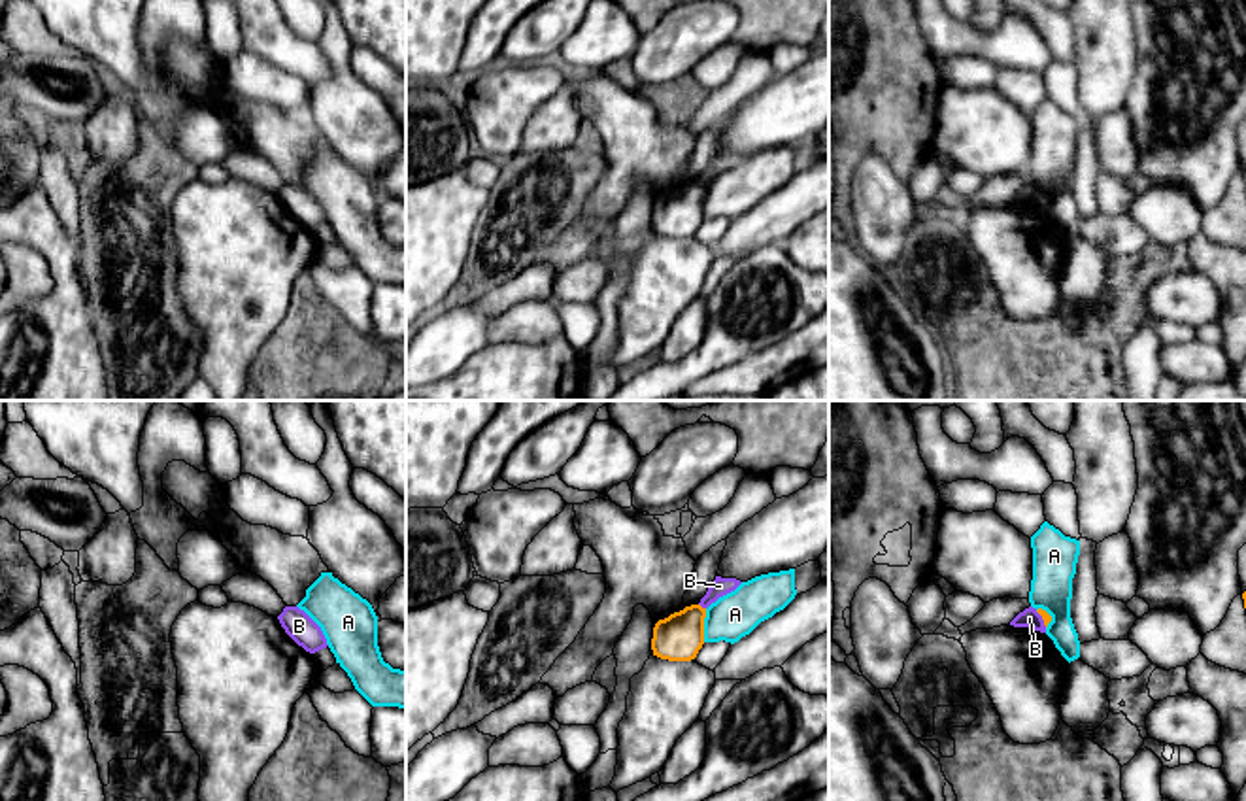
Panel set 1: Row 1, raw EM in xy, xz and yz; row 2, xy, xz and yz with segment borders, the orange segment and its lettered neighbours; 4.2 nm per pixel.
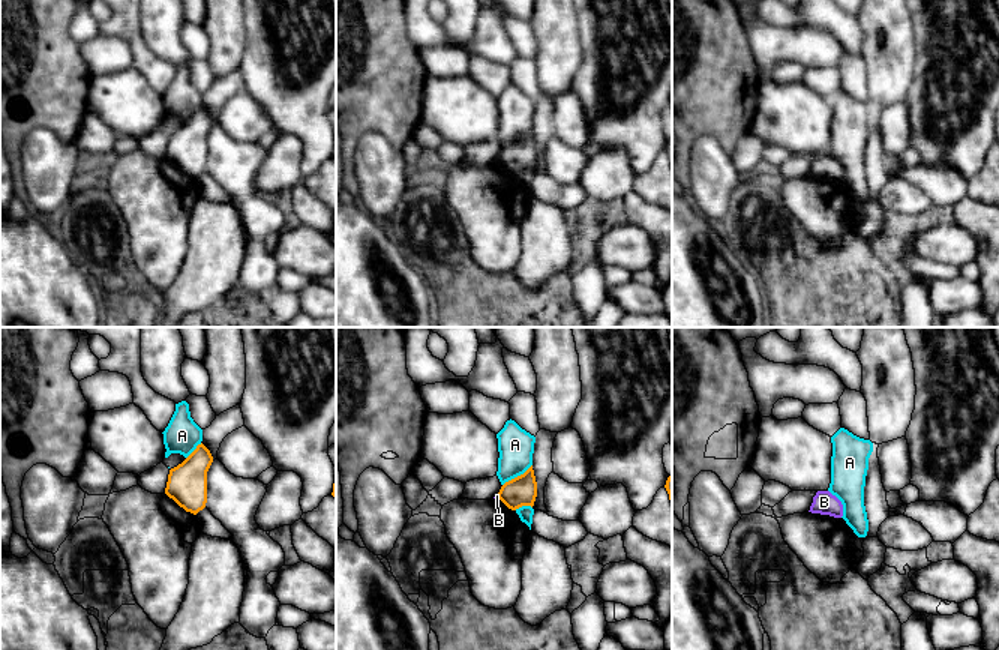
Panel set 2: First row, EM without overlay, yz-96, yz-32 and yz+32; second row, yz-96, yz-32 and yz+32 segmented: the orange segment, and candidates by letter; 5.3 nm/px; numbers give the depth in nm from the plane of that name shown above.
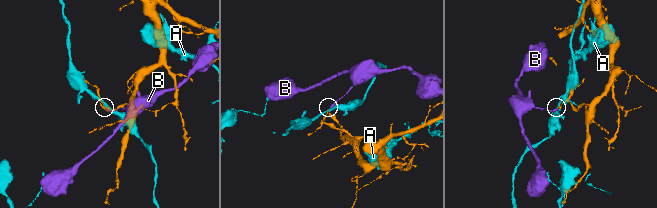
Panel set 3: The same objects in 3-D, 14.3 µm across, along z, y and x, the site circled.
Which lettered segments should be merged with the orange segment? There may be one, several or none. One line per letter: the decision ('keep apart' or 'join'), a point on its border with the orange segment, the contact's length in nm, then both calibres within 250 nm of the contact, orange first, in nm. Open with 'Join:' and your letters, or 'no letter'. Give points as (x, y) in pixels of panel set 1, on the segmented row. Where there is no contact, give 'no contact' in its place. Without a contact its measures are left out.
Join: no letter
A: keep apart | xz (703, 626) | 140 nm | 200/190 nm
B: keep apart | xz (701, 607) | 40 nm | 200/80 nm

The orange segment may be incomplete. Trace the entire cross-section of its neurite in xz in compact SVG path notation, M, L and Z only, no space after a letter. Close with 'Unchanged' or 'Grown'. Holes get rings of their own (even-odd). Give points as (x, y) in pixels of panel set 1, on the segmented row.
M691 605L659 620L651 639L653 656L668 661L695 659L704 644L704 618L706 608Z. Unchanged

